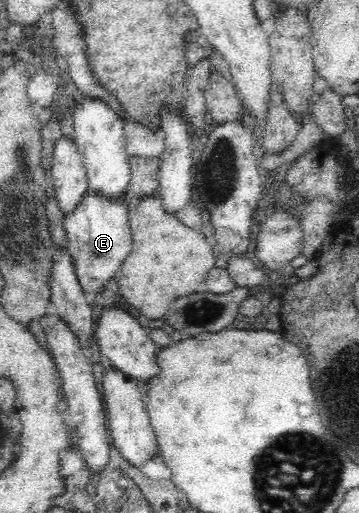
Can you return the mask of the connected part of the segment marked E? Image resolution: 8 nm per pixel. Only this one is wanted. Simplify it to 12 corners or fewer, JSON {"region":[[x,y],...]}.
{"region":[[88,191],[65,214],[85,293],[117,278],[133,243],[128,194]]}

